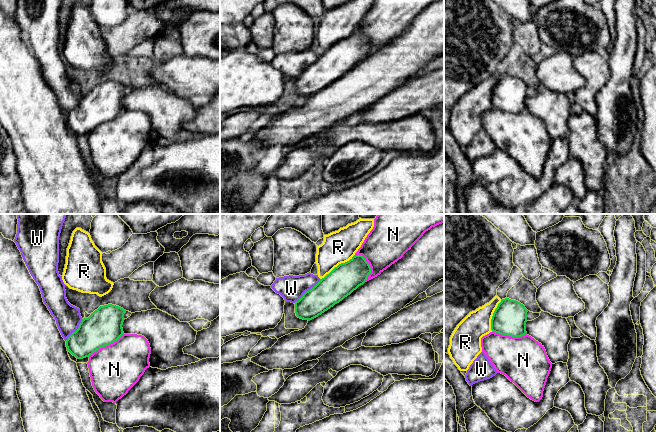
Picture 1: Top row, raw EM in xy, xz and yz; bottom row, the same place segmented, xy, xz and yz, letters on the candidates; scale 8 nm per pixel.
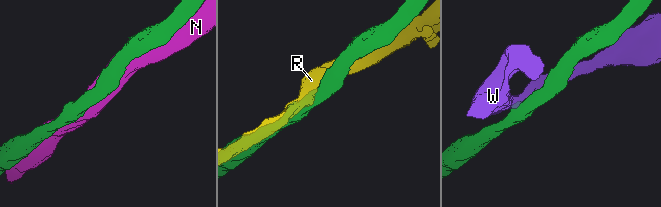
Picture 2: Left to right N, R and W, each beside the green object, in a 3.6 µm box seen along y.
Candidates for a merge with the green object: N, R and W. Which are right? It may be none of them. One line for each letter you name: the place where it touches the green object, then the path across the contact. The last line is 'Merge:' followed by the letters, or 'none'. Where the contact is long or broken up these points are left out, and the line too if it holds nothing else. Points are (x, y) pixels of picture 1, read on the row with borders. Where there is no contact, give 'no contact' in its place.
Merge: none

